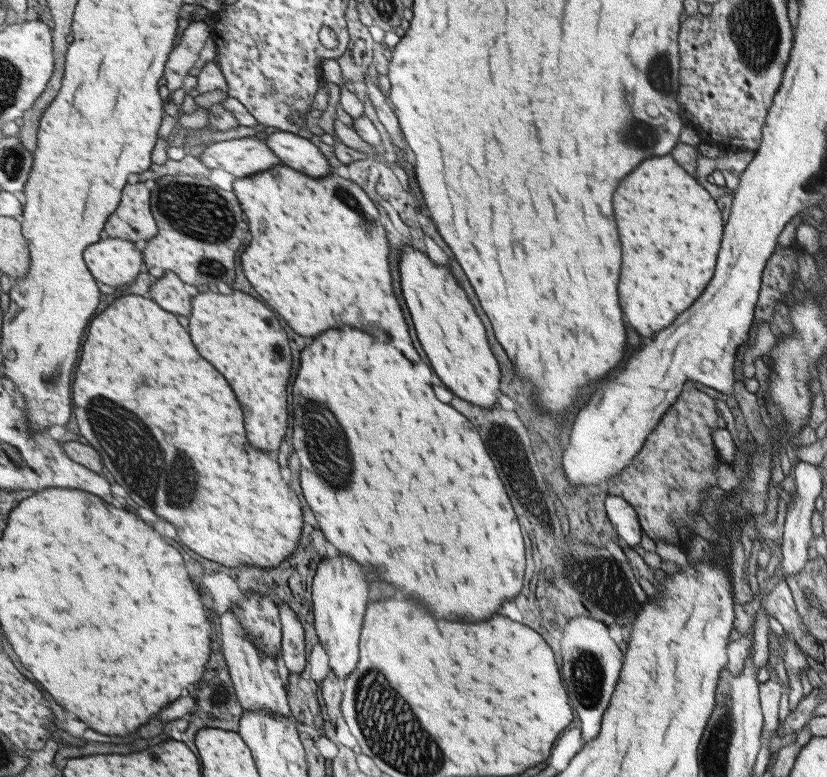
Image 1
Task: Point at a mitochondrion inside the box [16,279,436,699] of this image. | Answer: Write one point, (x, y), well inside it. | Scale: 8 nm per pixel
(140, 460)

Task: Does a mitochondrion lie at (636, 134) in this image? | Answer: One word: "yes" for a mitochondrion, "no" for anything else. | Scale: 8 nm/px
yes

